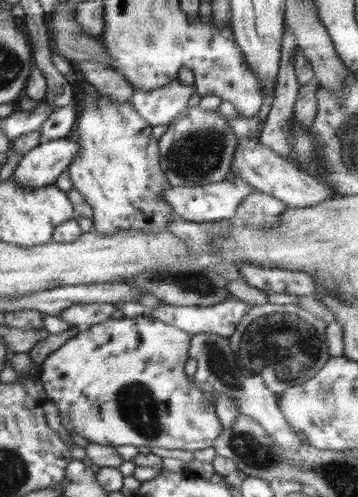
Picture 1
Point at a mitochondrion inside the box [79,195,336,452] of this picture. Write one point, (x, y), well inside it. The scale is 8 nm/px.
(285, 344)

